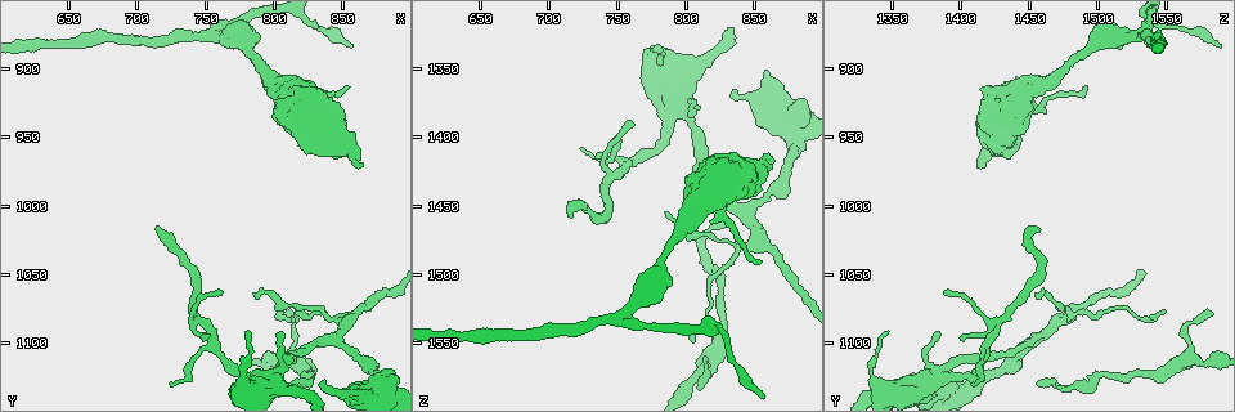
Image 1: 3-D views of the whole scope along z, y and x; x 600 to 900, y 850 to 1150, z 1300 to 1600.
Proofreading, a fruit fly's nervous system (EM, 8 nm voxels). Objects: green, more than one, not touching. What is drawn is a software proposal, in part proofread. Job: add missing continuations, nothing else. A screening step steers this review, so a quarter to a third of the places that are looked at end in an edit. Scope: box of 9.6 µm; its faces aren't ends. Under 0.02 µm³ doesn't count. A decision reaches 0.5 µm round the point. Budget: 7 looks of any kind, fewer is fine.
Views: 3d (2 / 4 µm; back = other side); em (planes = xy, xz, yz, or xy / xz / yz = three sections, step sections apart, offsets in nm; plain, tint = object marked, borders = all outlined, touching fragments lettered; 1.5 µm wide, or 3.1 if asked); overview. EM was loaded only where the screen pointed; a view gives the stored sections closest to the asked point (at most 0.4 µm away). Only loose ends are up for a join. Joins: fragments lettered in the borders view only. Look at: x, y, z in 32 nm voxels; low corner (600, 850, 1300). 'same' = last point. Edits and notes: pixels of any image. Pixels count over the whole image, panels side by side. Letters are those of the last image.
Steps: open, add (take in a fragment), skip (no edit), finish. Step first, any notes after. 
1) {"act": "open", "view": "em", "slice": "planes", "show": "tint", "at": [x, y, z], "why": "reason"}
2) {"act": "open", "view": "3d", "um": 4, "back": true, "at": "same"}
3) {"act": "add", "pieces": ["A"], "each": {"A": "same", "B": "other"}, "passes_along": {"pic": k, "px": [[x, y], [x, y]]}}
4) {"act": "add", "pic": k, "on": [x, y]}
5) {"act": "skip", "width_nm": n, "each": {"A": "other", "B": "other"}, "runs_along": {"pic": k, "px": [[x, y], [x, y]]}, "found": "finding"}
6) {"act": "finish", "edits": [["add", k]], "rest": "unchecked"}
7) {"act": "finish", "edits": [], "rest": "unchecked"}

{"act": "open", "view": "3d", "um": 2, "at": [810, 1080, 1584]}

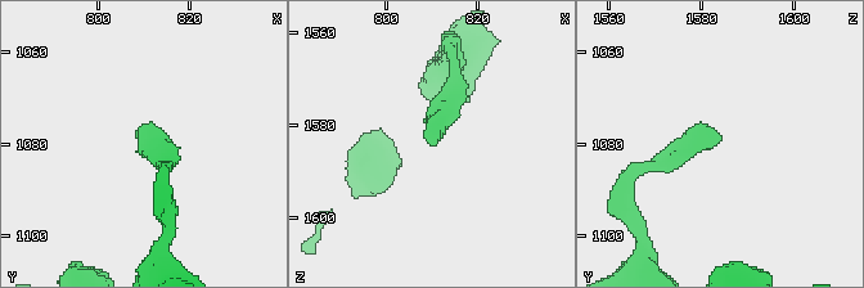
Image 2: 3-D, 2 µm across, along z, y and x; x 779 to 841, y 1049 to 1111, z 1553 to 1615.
{"act": "open", "view": "em", "slice": "planes", "show": "borders", "at": [809, 1078, 1584], "why": "need the tissue"}

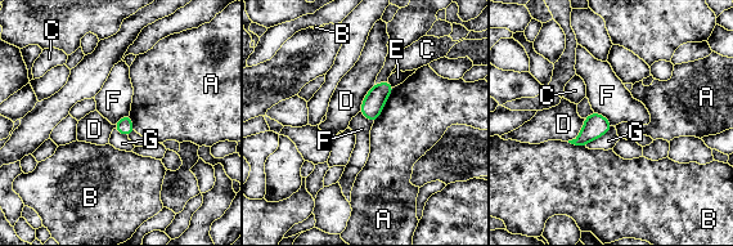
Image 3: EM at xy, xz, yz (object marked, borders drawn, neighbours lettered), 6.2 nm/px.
{"act": "skip", "longest_contact_nm": ["A", 280], "each": {"A": "other", "B": "other", "C": "other", "D": "other", "E": "other", "F": "other", "G": "other"}, "border": {"pic": 3, "px": [[593, 110], [603, 115], [614, 125]]}, "found": "no lettered fragment goes on from it"}

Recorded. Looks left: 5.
{"act": "open", "view": "em", "slice": "planes", "show": "borders", "at": [864, 970, 1418], "why": "thick end"}

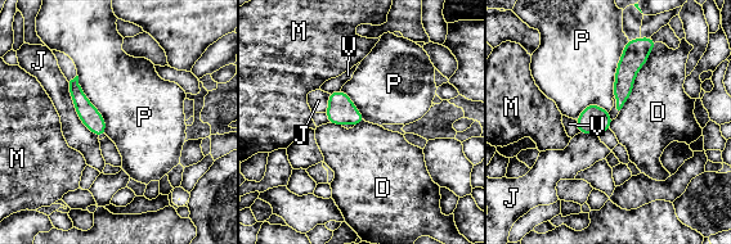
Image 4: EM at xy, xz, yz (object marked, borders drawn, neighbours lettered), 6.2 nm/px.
{"act": "skip", "longest_contact_nm": ["D", 440], "each": {"D": "other", "J": "other", "M": "other", "P": "other", "V": "other"}, "border": {"pic": 4, "px": [[654, 48], [619, 109]]}, "found": "none of them fits"}

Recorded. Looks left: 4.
{"act": "open", "view": "3d", "um": 4, "at": [724, 1130, 1408], "why": "an open end"}

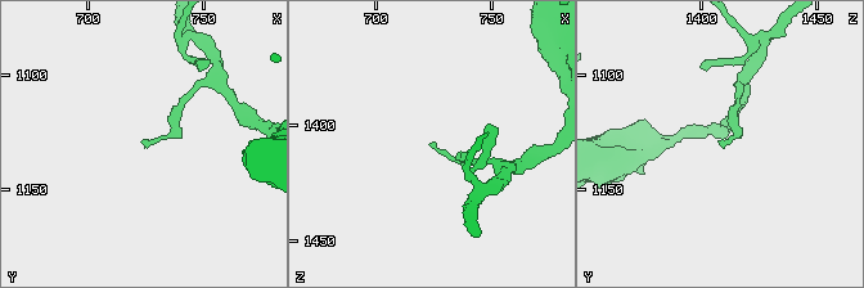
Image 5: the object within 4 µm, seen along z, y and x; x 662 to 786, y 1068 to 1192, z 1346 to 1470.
{"act": "open", "view": "em", "slice": "planes", "show": "borders", "at": [724, 1130, 1408], "why": "shape alone is not enough"}

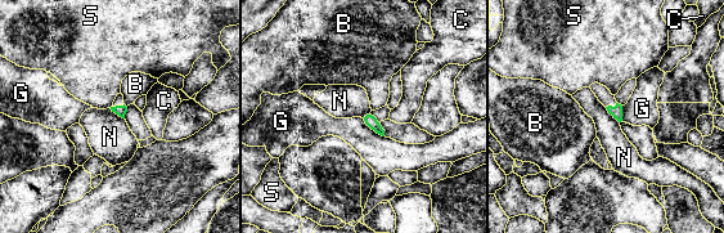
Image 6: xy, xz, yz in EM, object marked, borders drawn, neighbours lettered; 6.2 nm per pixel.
{"act": "skip", "longest_contact_nm": ["G", 200], "each": {"B": "other", "C": "other", "G": "other", "N": "other", "S": "other"}, "border": {"pic": 6, "px": [[605, 107], [619, 122]]}, "found": "none of them fits"}

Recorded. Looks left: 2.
{"act": "finish", "edits": [], "rest": "unchecked"}

